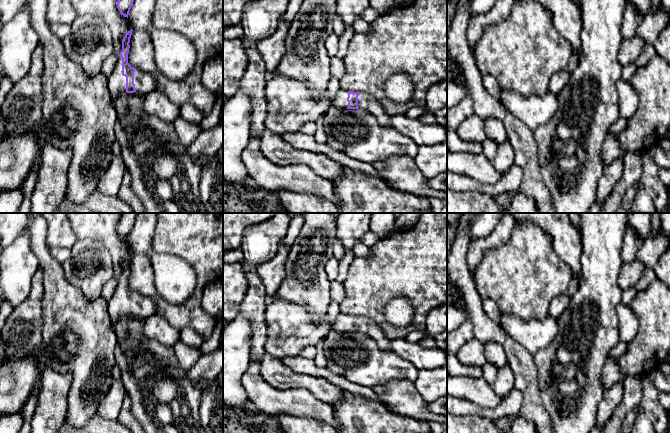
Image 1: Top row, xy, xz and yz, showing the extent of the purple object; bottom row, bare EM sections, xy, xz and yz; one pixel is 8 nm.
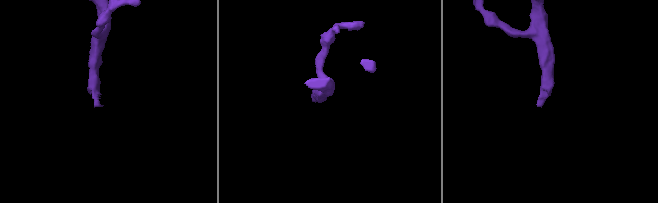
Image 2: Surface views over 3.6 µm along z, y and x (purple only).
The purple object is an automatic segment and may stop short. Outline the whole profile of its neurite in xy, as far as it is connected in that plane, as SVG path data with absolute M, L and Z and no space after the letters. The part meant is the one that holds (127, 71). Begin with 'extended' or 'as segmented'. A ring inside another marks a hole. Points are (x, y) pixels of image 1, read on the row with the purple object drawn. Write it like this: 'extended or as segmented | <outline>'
extended | M132 29L122 39L122 51L118 55L117 65L108 77L111 98L124 95L141 95L155 90L154 77L146 72L131 67L128 63L130 38Z

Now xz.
extended | M340 89L333 100L333 106L368 111L376 118L379 125L391 127L391 116L385 112L379 101L369 94Z

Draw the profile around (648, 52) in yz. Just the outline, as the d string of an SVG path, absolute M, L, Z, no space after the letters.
M646 45L640 56L637 58L637 60L634 62L634 64L638 67L645 66L650 62L651 59L656 55L656 50L653 45Z

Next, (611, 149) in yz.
M608 134L603 142L601 157L604 167L611 164L617 158L622 158L625 149L618 140L618 135Z

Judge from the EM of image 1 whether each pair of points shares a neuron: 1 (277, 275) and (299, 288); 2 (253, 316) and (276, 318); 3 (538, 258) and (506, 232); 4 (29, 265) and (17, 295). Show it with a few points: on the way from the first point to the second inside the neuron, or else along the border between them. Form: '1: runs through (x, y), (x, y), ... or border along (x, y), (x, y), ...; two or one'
1: border along (287, 256), (284, 279), (272, 298); two
2: border along (269, 300), (266, 306), (266, 340); two
3: border along (515, 223), (511, 236), (502, 245), (491, 249); two
4: runs through (22, 272), (17, 277), (17, 288); one

